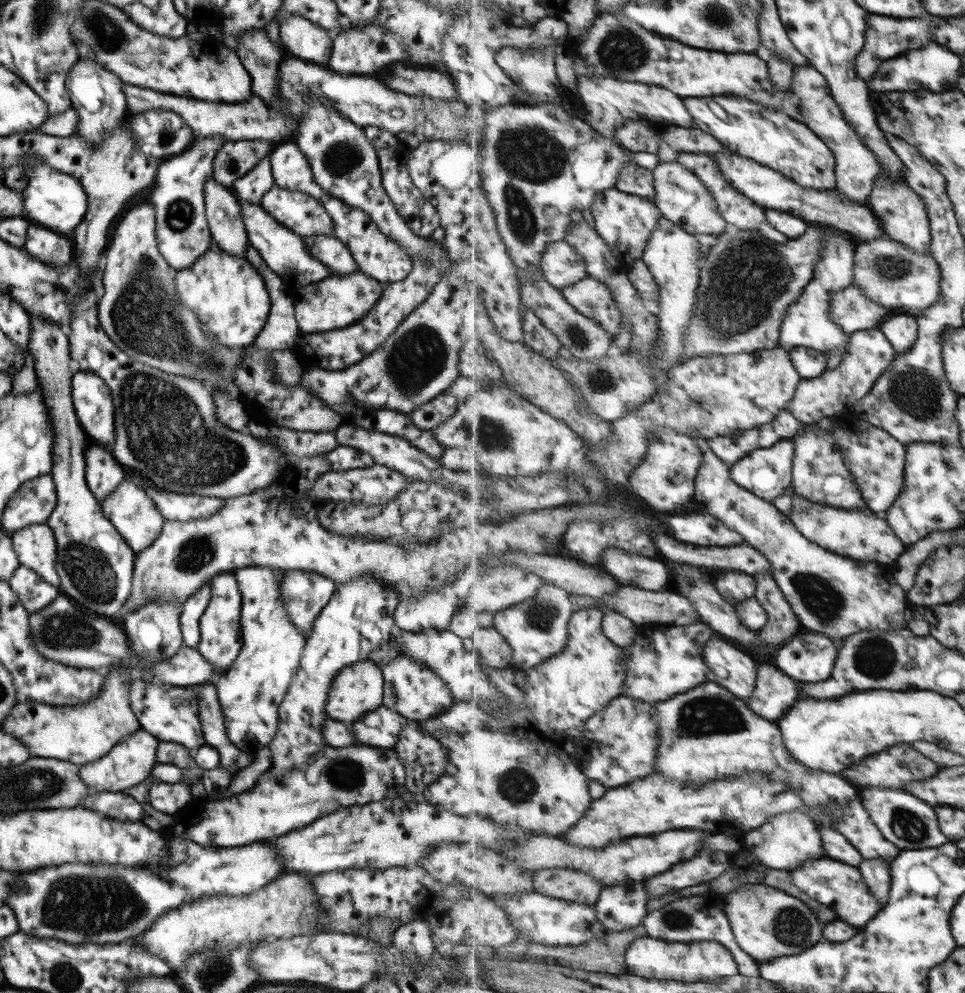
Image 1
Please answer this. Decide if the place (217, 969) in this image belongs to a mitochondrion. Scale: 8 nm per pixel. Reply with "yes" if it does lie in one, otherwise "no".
yes

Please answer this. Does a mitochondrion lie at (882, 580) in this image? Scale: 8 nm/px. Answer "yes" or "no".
no

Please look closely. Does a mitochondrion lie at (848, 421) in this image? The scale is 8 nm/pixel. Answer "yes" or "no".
no

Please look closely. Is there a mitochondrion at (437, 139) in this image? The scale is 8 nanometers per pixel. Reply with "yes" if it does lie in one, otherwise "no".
no

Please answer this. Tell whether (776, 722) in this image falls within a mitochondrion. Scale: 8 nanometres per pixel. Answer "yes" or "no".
no

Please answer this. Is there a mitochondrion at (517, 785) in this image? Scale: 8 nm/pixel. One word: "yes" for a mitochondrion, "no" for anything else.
yes

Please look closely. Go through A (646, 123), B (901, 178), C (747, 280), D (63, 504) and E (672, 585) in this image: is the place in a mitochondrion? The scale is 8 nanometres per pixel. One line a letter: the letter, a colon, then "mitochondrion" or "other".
A: other
B: other
C: mitochondrion
D: other
E: other

